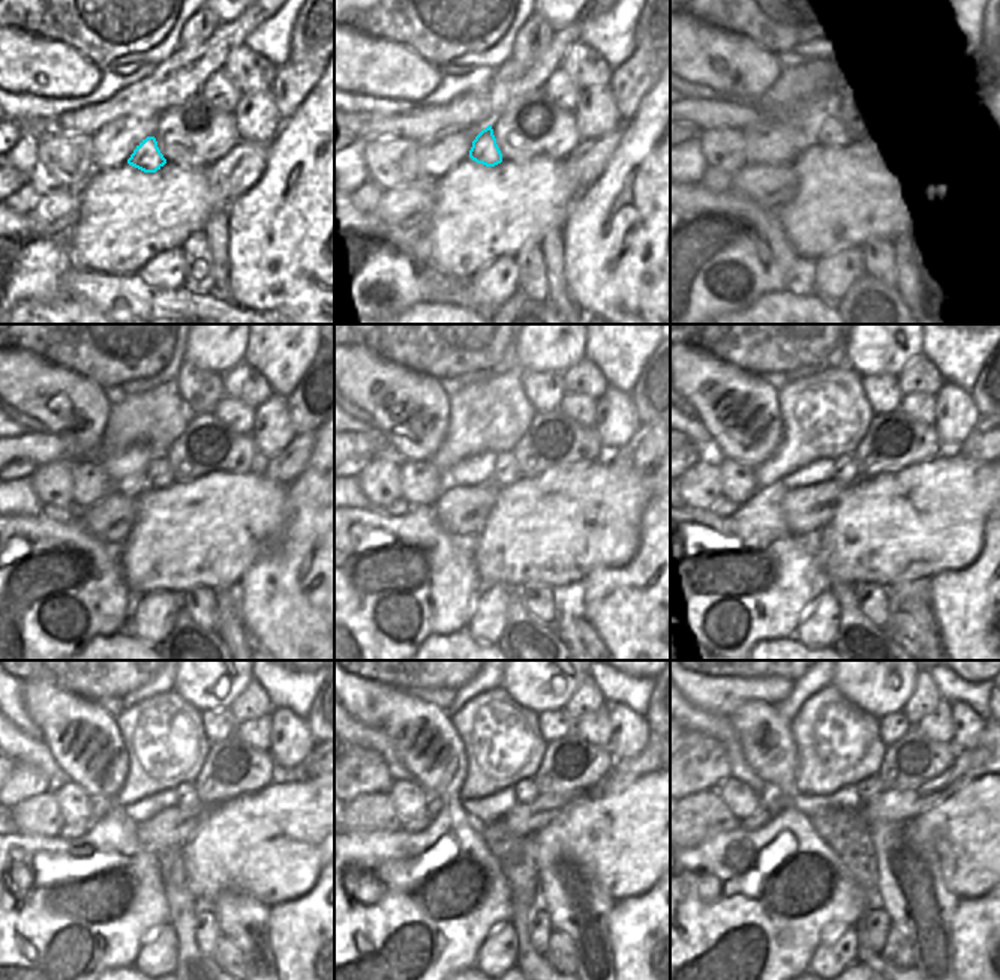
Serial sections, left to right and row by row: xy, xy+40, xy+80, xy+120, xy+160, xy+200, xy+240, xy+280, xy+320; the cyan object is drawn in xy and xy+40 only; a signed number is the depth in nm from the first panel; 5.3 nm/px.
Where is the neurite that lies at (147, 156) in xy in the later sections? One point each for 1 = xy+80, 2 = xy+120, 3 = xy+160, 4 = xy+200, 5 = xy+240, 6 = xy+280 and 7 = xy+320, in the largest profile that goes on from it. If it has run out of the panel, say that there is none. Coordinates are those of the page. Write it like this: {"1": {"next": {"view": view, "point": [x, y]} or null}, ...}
{"1": {"next": {"view": "xy+80", "point": [831, 135]}}, "2": {"next": {"view": "xy+120", "point": [159, 474]}}, "3": {"next": {"view": "xy+160", "point": [505, 473]}}, "4": {"next": {"view": "xy+200", "point": [846, 470]}}, "5": {"next": {"view": "xy+240", "point": [186, 791]}}, "6": {"next": {"view": "xy+280", "point": [526, 790]}}, "7": {"next": {"view": "xy+320", "point": [870, 787]}}}

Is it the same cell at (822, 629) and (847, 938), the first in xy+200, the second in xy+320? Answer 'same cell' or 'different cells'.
same cell

